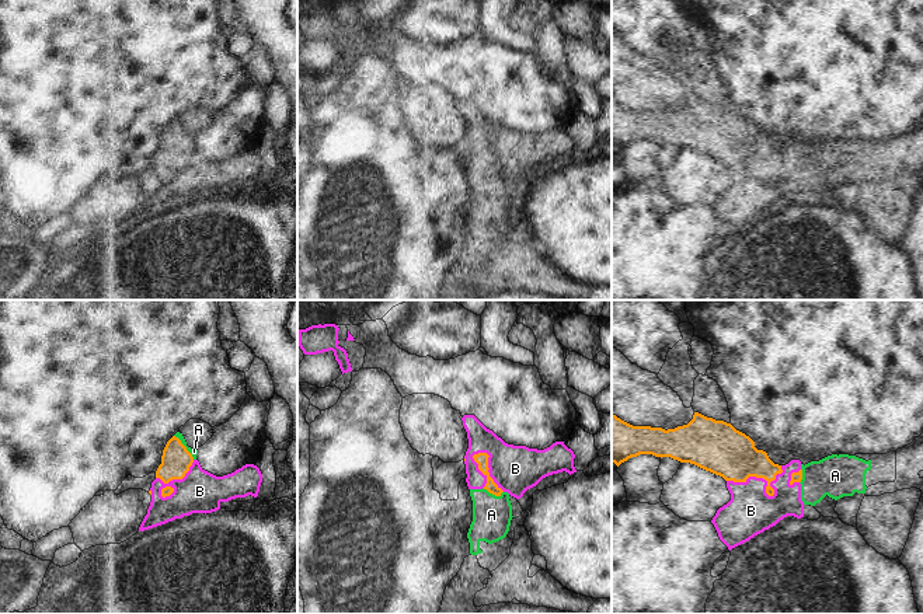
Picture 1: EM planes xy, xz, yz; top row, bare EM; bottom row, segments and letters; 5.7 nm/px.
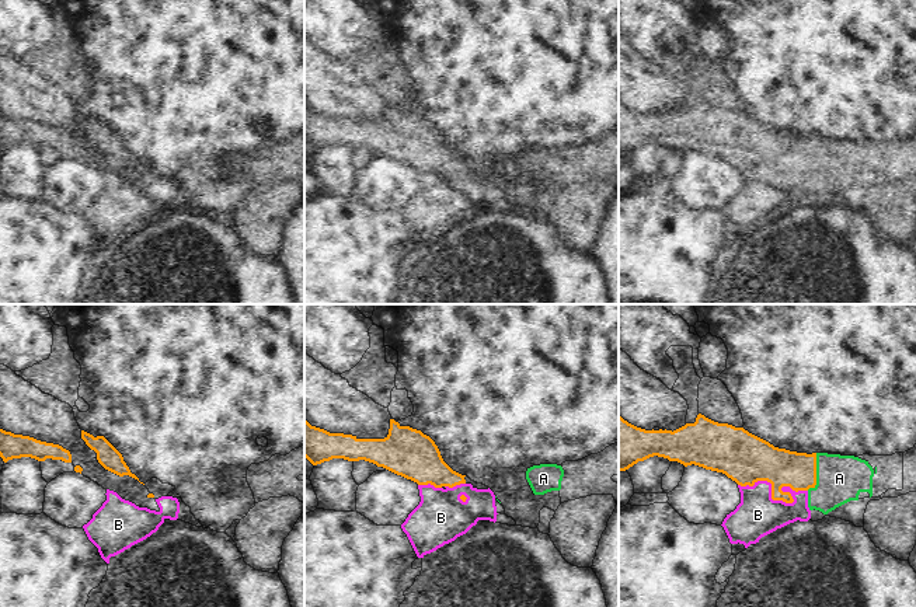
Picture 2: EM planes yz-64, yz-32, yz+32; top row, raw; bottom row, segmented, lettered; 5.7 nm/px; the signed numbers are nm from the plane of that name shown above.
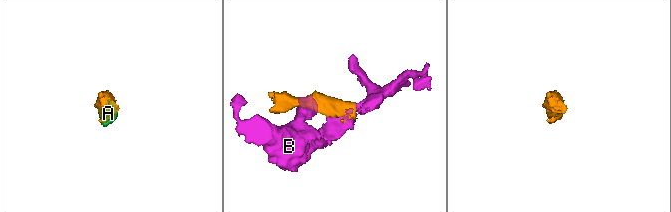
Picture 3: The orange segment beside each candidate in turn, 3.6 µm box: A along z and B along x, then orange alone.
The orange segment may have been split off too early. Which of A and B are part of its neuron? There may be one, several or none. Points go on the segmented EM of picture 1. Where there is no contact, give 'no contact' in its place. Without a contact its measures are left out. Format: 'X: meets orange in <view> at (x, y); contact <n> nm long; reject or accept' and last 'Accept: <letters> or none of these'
A: meets orange in xy at (185, 447); contact 180 nm long; accept
B: meets orange in yz at (755, 475); contact 340 nm long; reject
Accept: A

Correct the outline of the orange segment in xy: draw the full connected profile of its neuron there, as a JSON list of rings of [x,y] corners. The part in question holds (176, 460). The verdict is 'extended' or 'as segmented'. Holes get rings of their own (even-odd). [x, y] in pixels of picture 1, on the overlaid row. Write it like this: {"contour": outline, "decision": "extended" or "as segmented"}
{"contour": [[[177,432],[163,450],[156,478],[160,478],[164,484],[173,479],[182,479],[196,460],[196,454],[198,450],[188,447],[182,433]]], "decision": "extended"}

